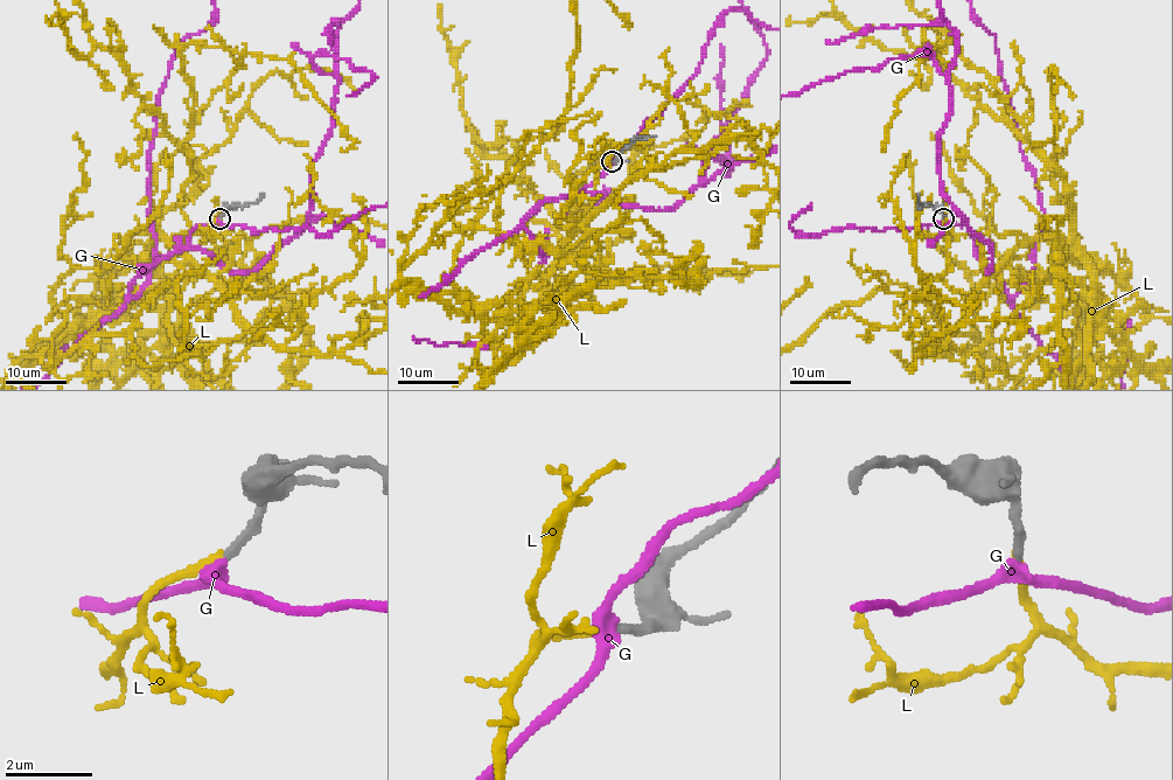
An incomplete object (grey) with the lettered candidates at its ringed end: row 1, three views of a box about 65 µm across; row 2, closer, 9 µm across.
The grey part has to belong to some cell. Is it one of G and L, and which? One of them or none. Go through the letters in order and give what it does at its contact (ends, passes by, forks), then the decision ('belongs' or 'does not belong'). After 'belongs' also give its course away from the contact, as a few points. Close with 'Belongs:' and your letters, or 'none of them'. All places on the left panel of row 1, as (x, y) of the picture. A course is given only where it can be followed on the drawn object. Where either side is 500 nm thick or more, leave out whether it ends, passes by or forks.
G: it passes by; does not belong
L: it ends; belongs
Belongs: L

